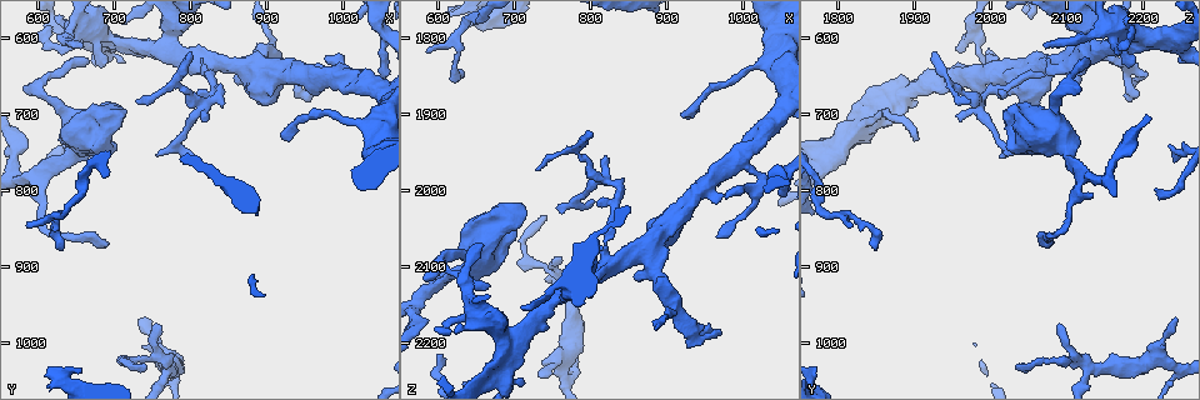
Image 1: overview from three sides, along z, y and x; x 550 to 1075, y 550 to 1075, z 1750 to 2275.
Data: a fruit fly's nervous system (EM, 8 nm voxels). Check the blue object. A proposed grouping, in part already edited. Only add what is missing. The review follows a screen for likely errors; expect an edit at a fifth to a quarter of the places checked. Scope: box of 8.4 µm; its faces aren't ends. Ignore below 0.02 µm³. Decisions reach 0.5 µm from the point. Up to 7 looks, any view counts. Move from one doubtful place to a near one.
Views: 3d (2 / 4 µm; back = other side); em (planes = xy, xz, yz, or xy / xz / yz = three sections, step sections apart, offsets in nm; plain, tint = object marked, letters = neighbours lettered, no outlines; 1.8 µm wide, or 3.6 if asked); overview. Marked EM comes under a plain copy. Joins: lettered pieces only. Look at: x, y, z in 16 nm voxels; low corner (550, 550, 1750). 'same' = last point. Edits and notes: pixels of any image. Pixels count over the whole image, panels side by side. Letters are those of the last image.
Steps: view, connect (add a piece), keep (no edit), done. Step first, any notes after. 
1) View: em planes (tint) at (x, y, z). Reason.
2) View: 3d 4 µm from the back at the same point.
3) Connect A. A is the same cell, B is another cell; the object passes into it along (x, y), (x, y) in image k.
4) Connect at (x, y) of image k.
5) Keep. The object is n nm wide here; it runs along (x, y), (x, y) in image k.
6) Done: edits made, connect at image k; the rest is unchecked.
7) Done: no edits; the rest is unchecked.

View: 3d 4 µm from the back at (675, 635, 2190). Free end.

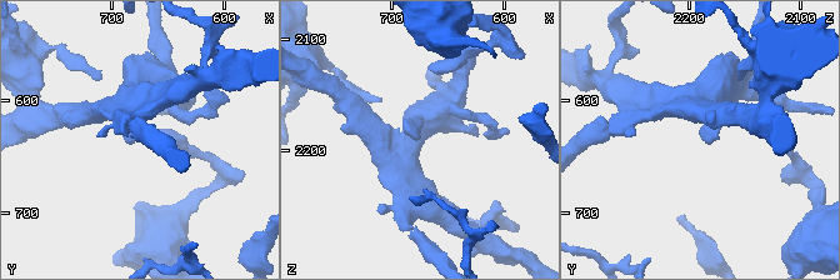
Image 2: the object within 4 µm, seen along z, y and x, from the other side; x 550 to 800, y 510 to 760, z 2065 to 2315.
View: em xy step 8 (letters) at (680, 634, 2188).

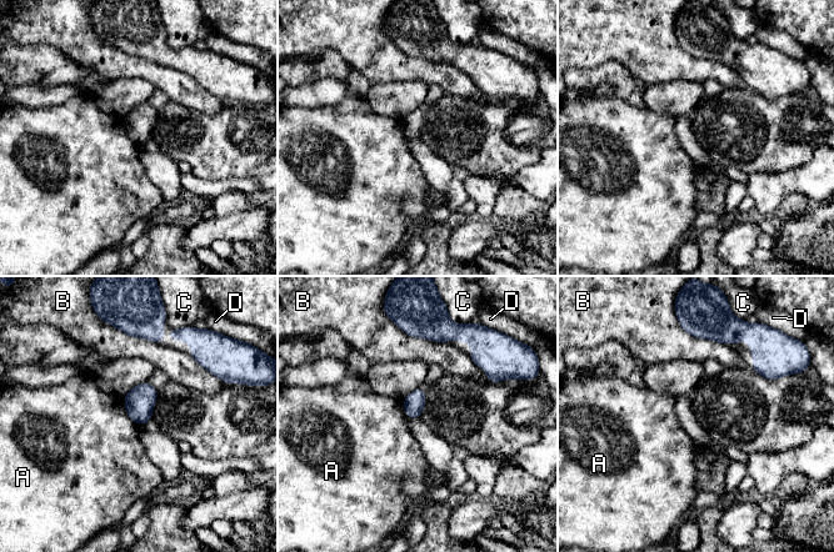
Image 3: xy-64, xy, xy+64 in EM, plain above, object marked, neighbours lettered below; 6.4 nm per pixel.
View: em planes (letters) at the same point.

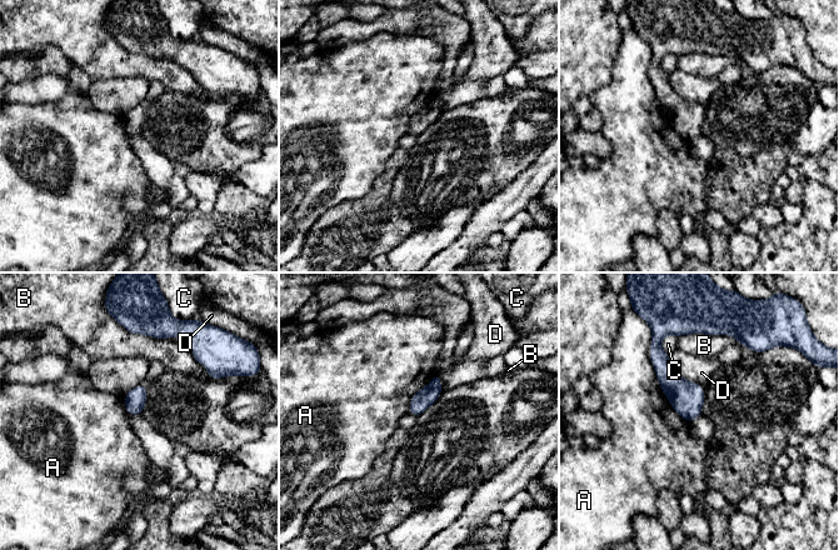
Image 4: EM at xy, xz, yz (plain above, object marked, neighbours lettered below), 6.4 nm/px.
Keep. A, B, C and D are other cells; a border runs along (435, 374), (414, 395), (408, 413) in image 4; none of them fits.

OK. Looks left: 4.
View: em planes (letters) at (730, 970, 2240). Free end.

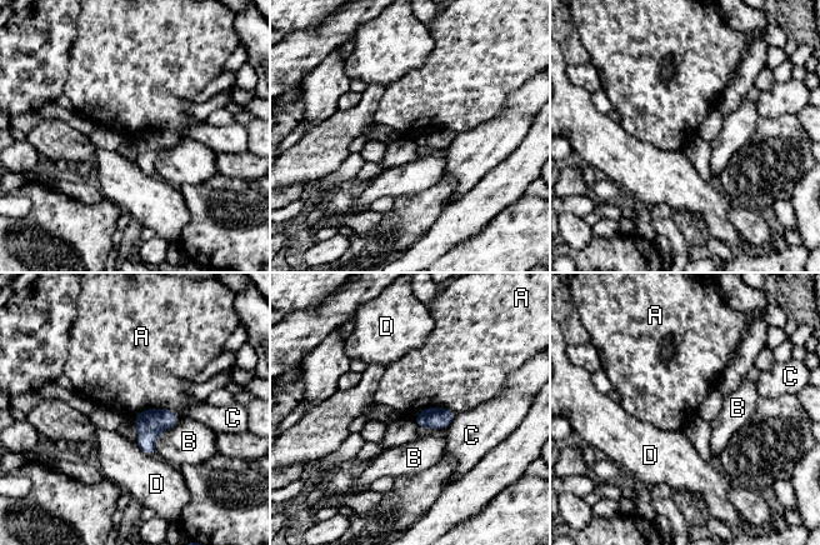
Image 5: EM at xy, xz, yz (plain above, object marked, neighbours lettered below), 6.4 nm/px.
Keep. The object is 130 nm wide here; A, B, C and D are other cells; a border runs along (180, 416), (145, 409), (134, 418) in image 5; none of them fits.

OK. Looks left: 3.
View: em yz step 8 (tint) at (910, 625, 2160). Three-way junction.

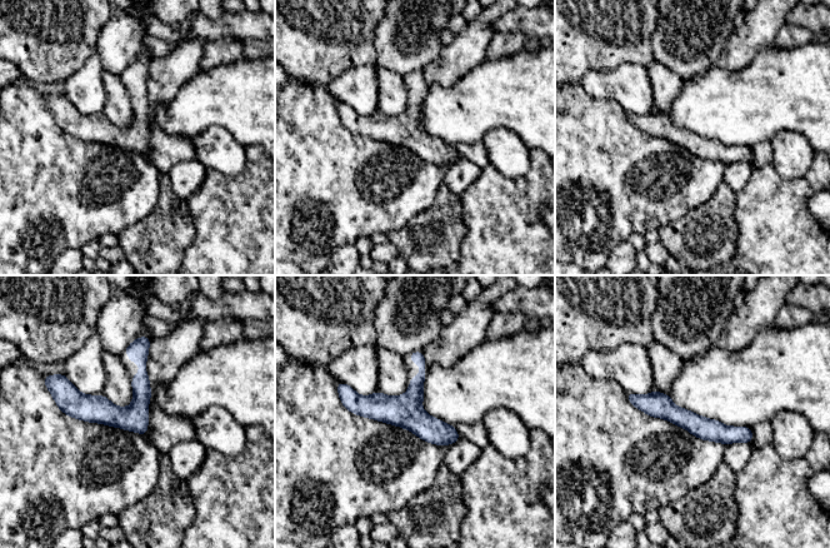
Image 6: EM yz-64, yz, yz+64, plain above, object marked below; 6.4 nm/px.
View: em xy step 8 (letters) at the same point.

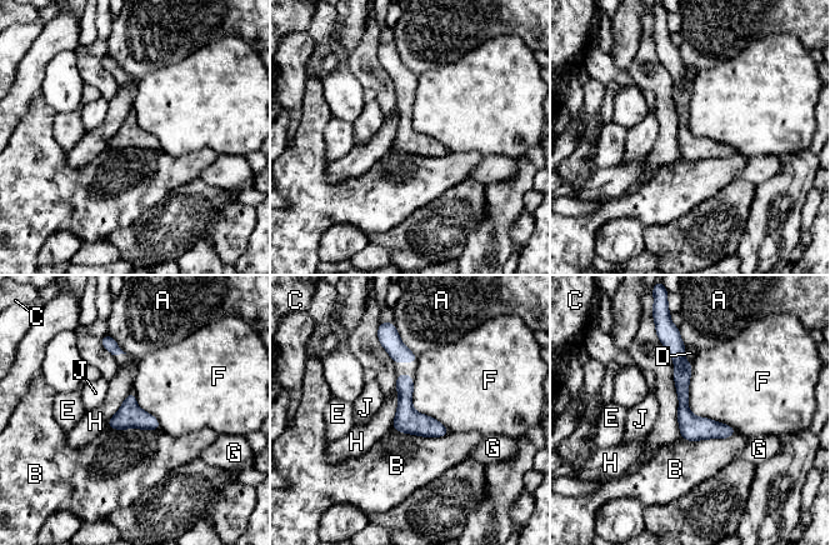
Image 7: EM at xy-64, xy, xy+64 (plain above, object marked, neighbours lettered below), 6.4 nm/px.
Keep. The object is 160 nm wide here; A, B, C, D, E, F, G, H and J are other cells; a border runs along (690, 370), (688, 408), (738, 431) in image 7; no lettered piece goes on from it.

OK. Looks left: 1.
Done: no edits; the rest is unchecked.

